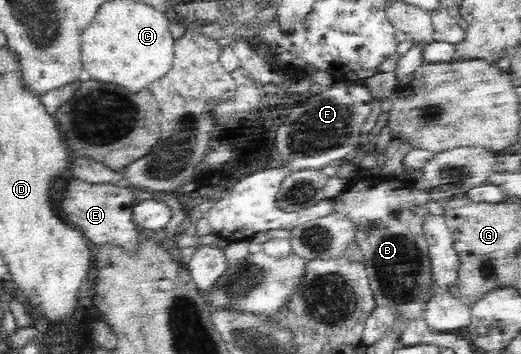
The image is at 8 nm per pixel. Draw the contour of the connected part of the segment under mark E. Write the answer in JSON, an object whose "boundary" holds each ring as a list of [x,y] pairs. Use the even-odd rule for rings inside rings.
{"boundary":[[[70,177],[66,181],[65,198],[60,201],[58,209],[69,226],[78,228],[84,237],[94,245],[116,242],[124,248],[133,249],[137,237],[142,232],[133,221],[134,193],[131,188],[109,184],[89,183]]]}

